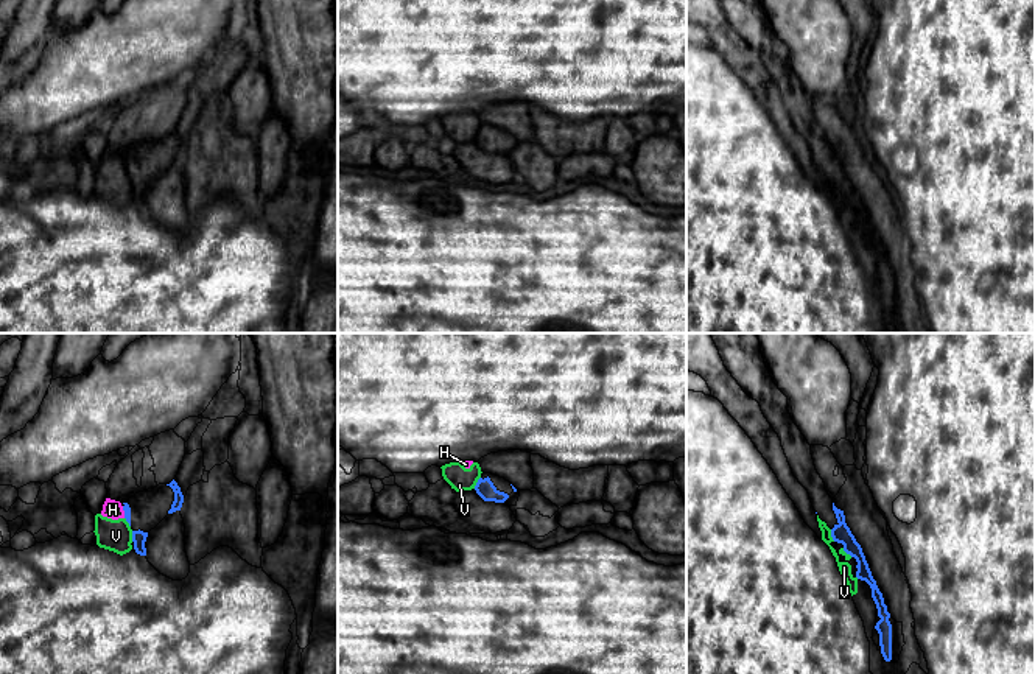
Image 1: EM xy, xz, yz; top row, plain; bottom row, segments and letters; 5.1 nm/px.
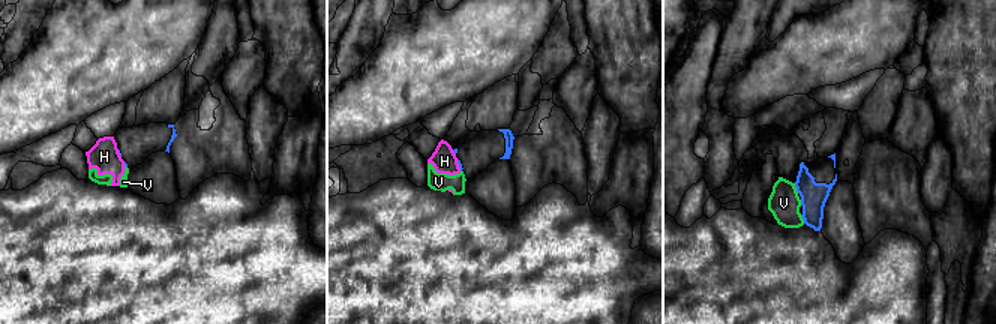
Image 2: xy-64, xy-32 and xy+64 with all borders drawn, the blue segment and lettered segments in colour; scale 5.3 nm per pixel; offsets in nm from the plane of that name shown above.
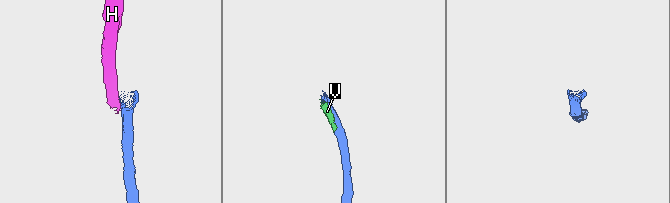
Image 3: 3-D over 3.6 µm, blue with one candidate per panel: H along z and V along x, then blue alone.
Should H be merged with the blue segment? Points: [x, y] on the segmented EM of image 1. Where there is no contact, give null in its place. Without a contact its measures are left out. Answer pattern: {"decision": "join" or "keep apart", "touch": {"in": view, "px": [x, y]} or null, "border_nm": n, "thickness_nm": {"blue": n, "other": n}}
{"decision": "keep apart", "touch": {"in": "xy", "px": [125, 512]}, "border_nm": 70, "thickness_nm": {"blue": 40, "other": 100}}

